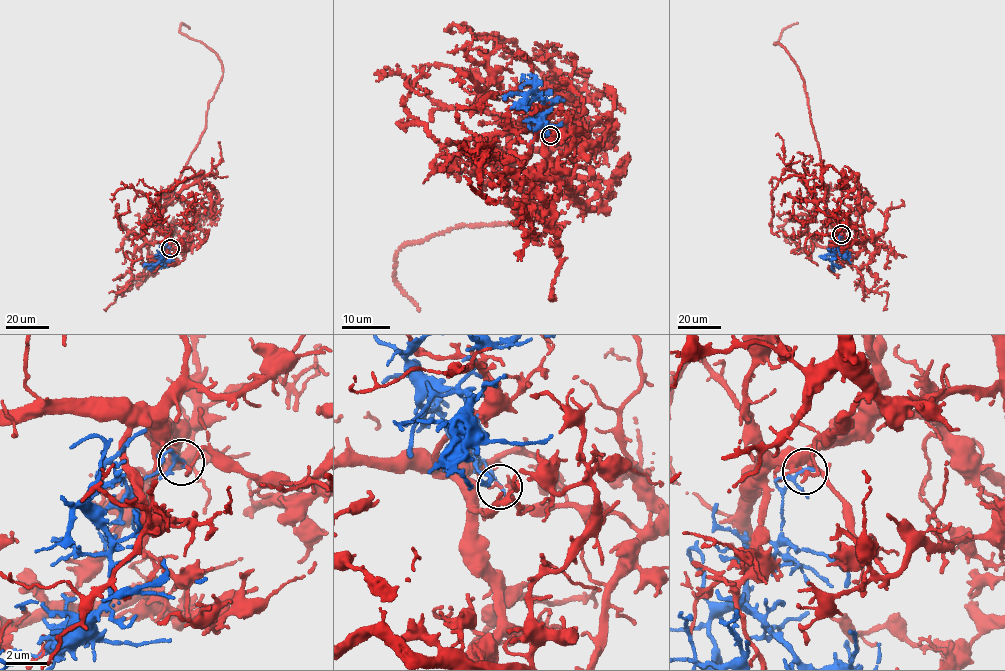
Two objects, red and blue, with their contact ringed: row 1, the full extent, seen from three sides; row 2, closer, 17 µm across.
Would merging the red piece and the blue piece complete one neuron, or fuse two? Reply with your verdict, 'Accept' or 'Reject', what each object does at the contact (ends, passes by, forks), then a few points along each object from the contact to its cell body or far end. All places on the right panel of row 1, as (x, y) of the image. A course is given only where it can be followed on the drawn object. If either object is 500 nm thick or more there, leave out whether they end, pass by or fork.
Reject. At the ring red passes by. At the ring blue passes by. Course of red: (841, 234), (835, 243), (805, 83), (784, 47), (774, 44), (781, 32), (798, 23). Course of blue: (841, 234), (831, 250), (832, 268), (835, 271)

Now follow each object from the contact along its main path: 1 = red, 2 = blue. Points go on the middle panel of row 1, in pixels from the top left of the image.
1: (550, 135), (484, 137), (526, 196), (522, 226), (406, 244), (394, 275), (419, 311)
2: (550, 135), (531, 116), (528, 105), (536, 96), (532, 93), (510, 93), (503, 100)

